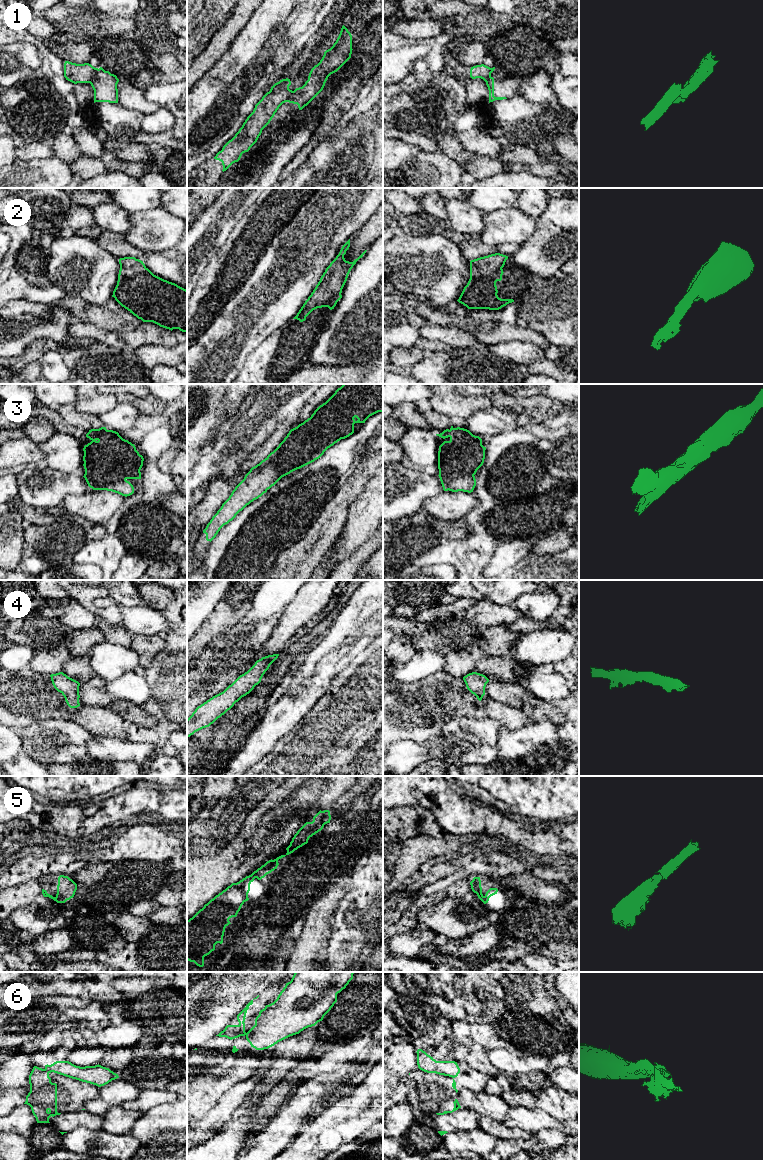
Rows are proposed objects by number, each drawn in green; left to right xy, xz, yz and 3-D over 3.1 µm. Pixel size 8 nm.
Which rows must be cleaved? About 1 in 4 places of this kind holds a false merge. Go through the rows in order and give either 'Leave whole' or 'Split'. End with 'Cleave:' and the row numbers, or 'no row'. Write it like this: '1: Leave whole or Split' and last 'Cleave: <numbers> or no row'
1: Split
2: Leave whole
3: Leave whole
4: Leave whole
5: Leave whole
6: Split
Cleave: 1, 6

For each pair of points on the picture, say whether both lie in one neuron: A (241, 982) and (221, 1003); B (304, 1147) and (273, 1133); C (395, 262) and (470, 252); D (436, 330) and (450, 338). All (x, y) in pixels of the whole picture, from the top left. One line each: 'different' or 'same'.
A: same
B: different
C: different
D: same

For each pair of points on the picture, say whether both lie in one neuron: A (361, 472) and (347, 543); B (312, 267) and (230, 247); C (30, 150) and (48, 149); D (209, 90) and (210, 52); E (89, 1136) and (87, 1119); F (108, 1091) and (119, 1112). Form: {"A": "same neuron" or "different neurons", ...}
{"A": "different neurons", "B": "different neurons", "C": "same neuron", "D": "different neurons", "E": "different neurons", "F": "different neurons"}

